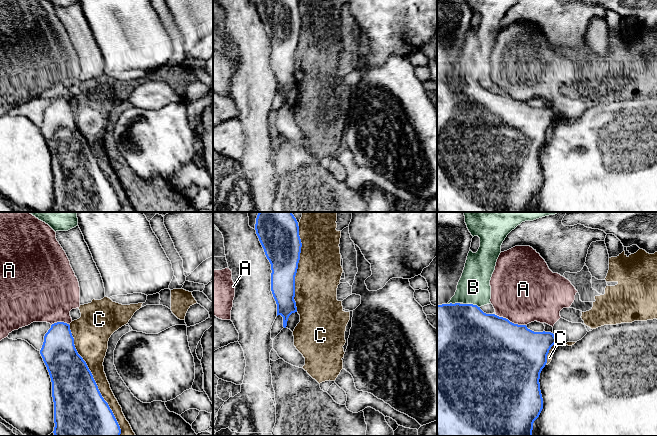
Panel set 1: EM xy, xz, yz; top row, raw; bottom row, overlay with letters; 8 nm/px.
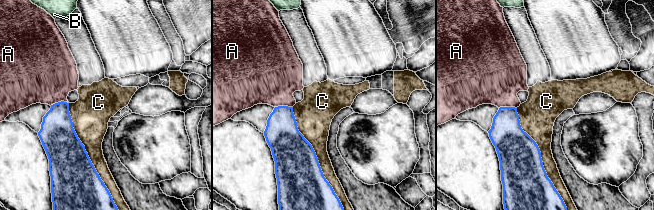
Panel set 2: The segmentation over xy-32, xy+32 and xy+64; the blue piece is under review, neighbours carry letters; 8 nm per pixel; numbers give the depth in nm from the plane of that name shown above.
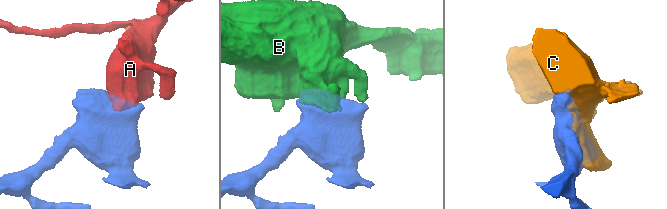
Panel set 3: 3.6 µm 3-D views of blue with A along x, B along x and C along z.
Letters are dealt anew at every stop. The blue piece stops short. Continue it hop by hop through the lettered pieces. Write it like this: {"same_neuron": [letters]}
{"same_neuron": []}

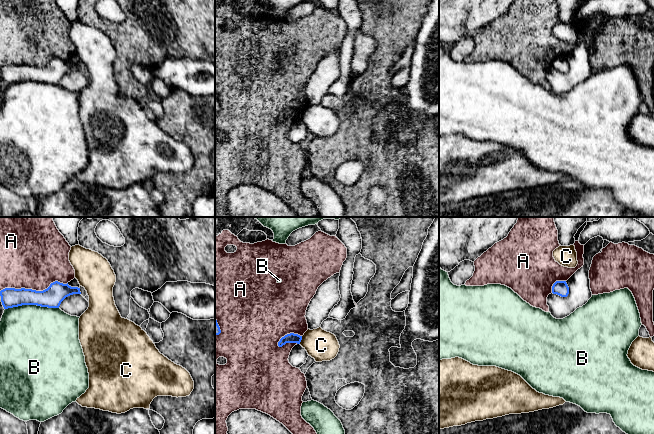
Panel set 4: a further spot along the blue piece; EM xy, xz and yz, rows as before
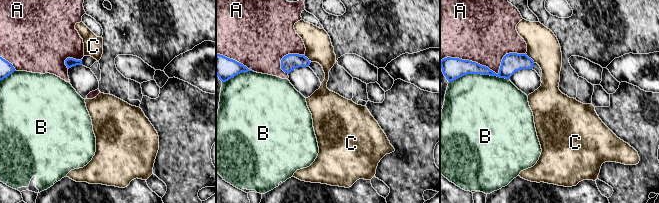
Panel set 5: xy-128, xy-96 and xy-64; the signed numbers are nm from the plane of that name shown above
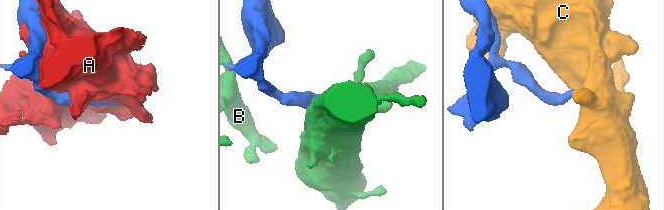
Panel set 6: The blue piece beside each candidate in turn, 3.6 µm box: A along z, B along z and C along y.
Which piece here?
{"same_neuron": []}

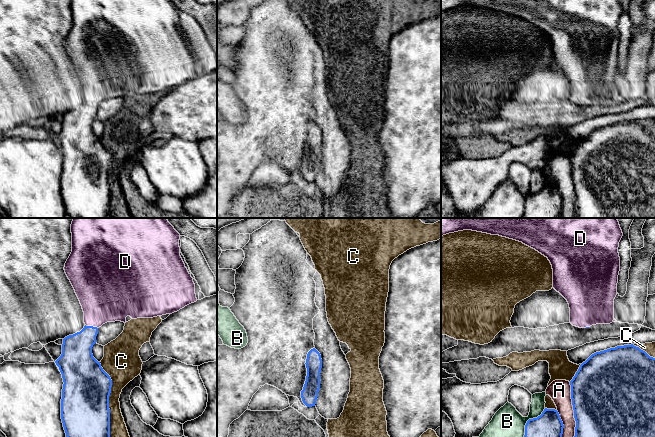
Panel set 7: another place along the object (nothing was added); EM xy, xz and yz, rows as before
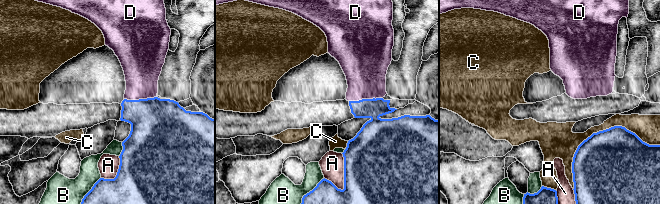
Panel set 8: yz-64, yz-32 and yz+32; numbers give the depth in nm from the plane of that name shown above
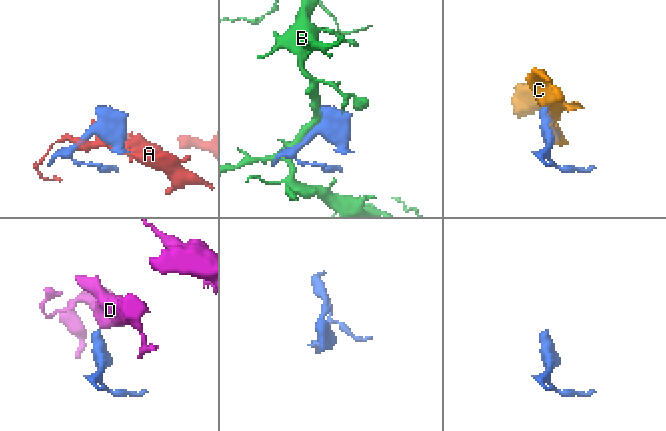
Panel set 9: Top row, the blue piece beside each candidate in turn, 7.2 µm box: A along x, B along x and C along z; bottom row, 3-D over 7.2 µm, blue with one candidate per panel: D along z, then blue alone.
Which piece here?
{"same_neuron": ["D"]}

